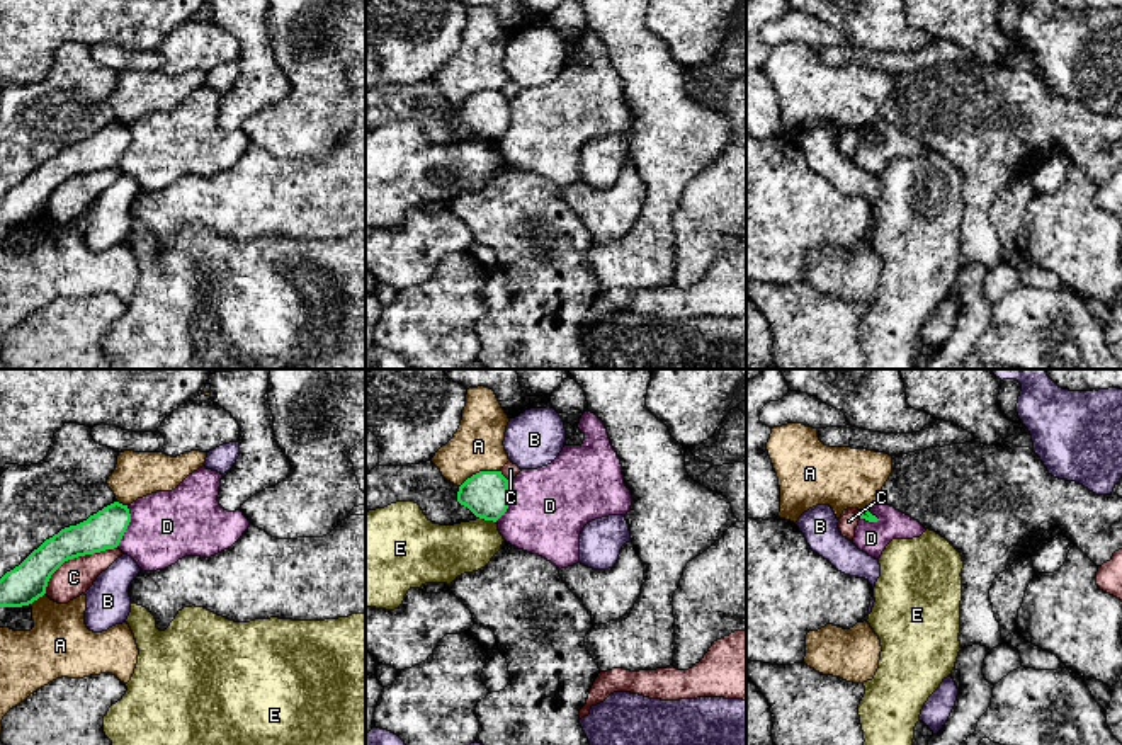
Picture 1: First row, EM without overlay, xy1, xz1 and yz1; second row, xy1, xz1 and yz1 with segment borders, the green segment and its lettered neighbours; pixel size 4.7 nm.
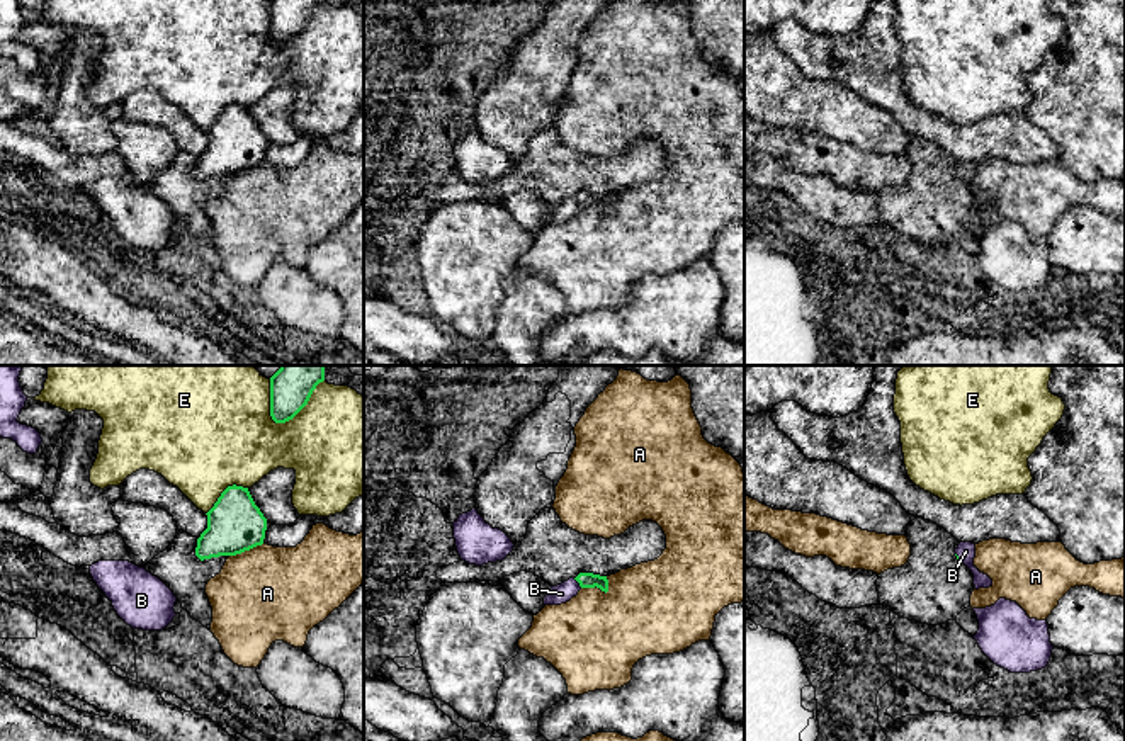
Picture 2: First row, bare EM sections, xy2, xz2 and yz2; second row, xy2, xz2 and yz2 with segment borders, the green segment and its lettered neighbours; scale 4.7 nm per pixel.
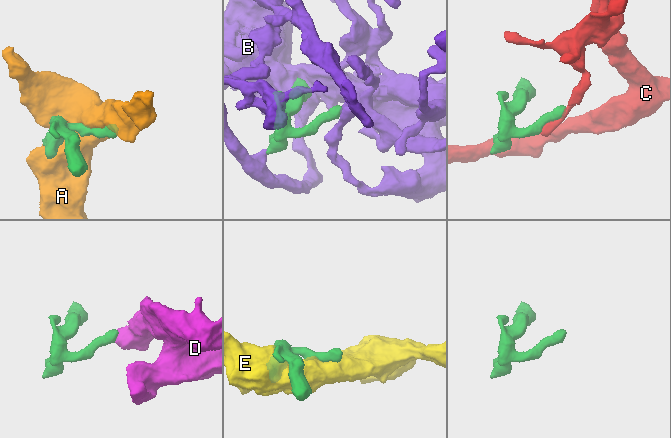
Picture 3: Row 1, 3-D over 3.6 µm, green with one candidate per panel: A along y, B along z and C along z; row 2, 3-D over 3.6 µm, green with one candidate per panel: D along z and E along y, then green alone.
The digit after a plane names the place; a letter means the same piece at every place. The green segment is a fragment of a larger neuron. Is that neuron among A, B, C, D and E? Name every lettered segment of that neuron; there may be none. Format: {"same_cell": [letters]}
{"same_cell": ["B"]}

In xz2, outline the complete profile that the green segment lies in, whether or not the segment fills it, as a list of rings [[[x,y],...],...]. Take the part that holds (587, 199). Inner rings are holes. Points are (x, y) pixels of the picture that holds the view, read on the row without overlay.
[[[579,192],[576,197],[569,197],[568,201],[552,206],[544,218],[544,224],[566,223],[573,216],[576,216],[581,207],[595,207],[595,206],[607,212],[608,211],[607,195],[600,195],[593,192]]]

